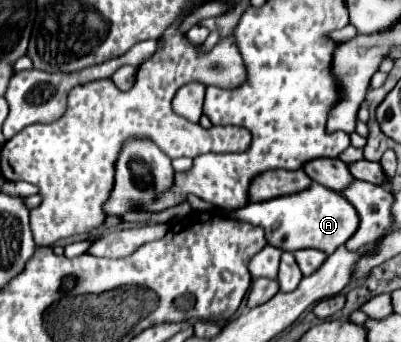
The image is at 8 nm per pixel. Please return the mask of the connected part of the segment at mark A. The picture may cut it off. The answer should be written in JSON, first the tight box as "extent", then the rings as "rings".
{"extent":[228,183,360,255],"rings":[[[312,183],[310,189],[304,189],[300,193],[268,199],[262,203],[248,203],[248,207],[232,211],[228,217],[262,227],[266,231],[266,241],[282,251],[312,247],[324,251],[326,255],[332,255],[340,245],[344,245],[352,233],[356,233],[360,221],[356,209],[352,203],[348,203],[348,199],[318,183]]]}

